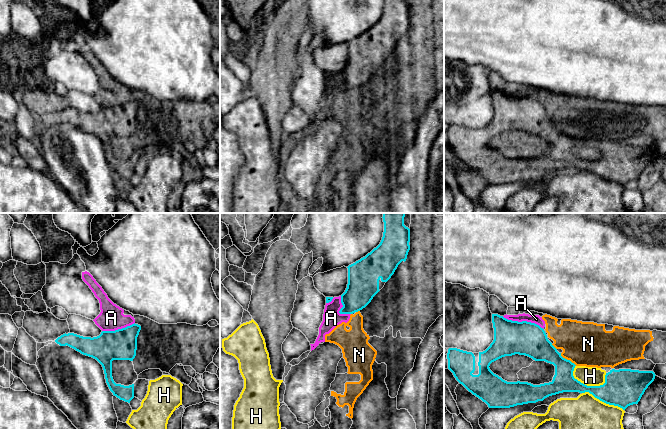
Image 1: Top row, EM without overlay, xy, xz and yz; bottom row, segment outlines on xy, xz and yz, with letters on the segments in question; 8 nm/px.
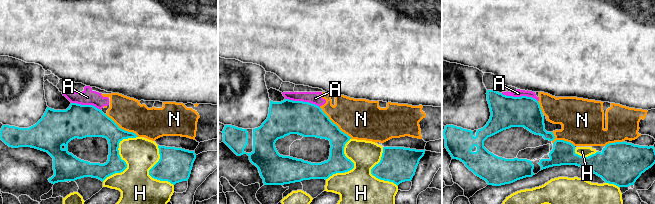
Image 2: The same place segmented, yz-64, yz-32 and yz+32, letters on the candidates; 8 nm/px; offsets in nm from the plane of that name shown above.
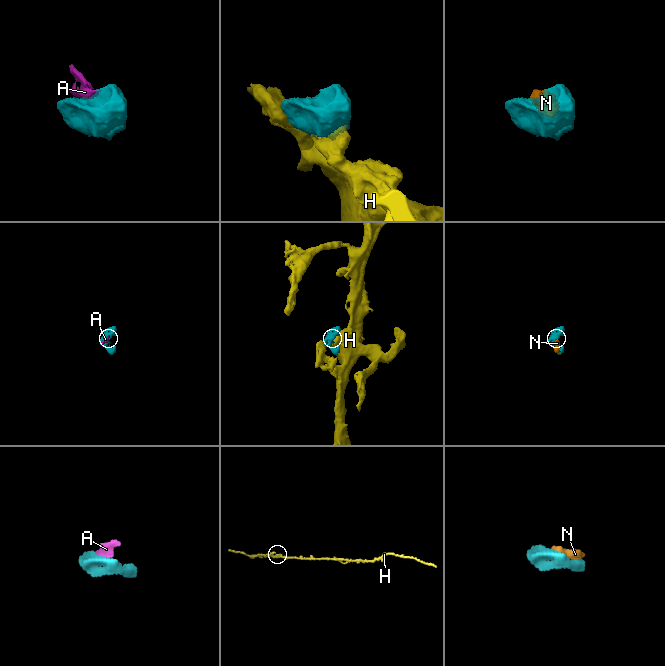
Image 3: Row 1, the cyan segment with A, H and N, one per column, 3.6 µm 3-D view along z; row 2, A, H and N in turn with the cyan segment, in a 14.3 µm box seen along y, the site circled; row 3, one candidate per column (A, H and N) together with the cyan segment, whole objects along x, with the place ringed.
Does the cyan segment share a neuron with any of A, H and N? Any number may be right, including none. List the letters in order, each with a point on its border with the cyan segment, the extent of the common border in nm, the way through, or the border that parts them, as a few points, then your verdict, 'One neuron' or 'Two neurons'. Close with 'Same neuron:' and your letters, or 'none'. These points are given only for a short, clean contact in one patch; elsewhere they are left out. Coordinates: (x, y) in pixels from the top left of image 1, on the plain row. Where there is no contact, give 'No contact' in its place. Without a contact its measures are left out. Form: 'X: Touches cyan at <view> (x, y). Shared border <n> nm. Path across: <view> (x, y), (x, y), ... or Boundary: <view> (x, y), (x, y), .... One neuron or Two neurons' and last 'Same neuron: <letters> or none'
A: Touches cyan at yz (523, 97). Shared border 360 nm. Boundary: yz (502, 92), (512, 96), (534, 98), (543, 105). Two neurons
H: Touches cyan at yz (584, 160). Shared border 280 nm. Two neurons
N: Touches cyan at yz (568, 136). Shared border 170 nm. Two neurons
Same neuron: none

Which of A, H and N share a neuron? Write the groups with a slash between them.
A N / H

